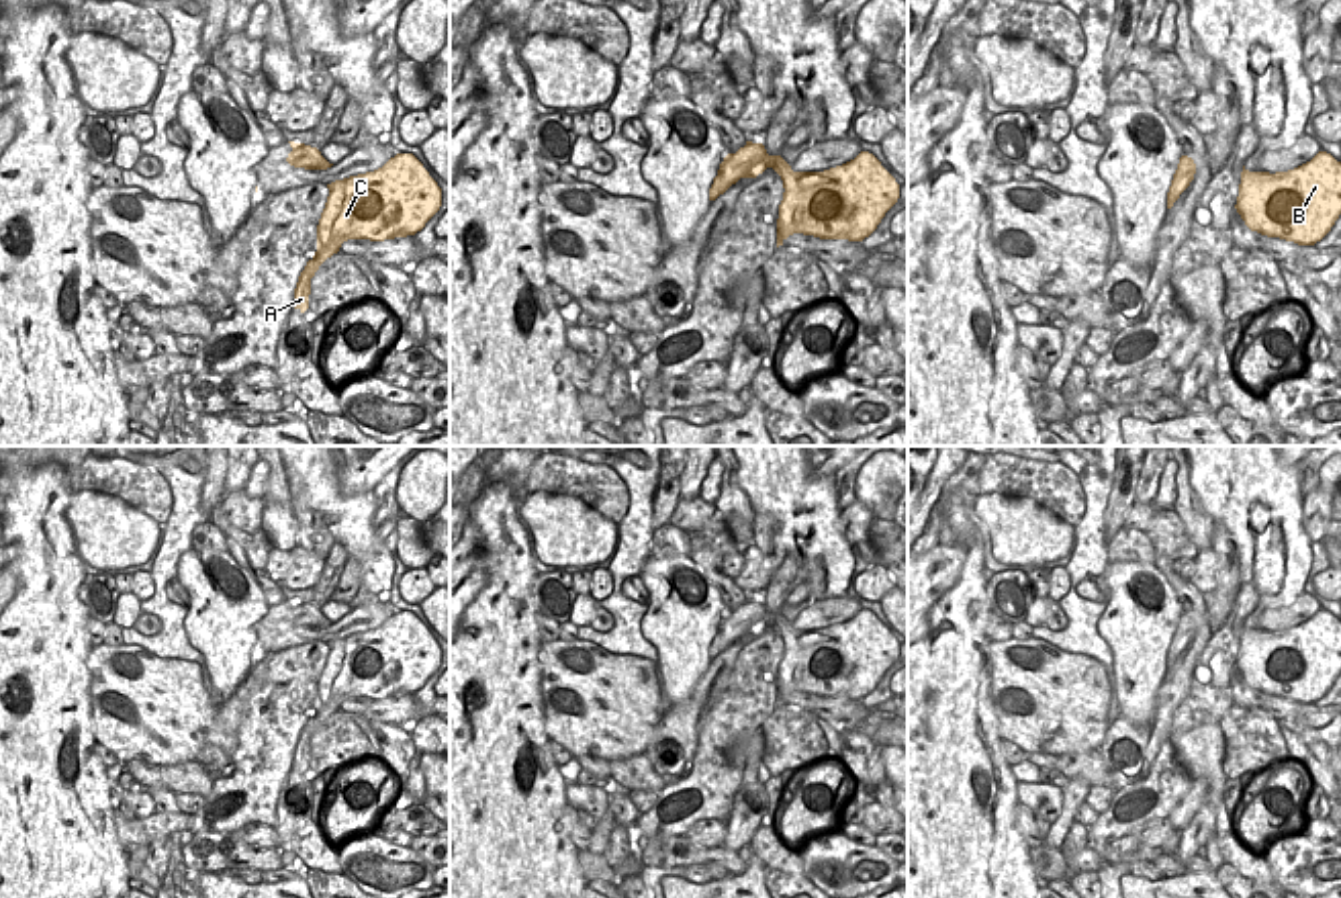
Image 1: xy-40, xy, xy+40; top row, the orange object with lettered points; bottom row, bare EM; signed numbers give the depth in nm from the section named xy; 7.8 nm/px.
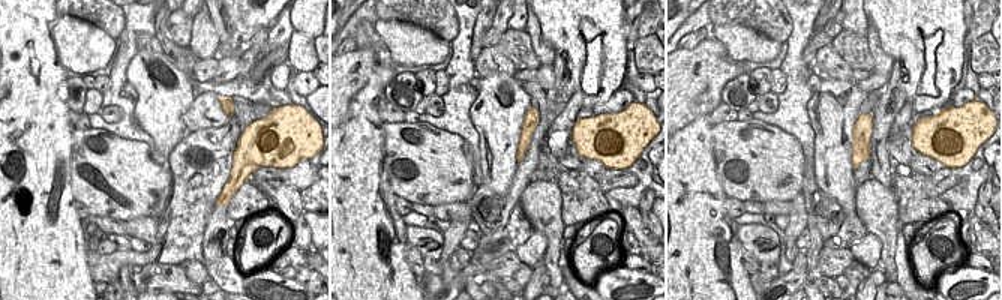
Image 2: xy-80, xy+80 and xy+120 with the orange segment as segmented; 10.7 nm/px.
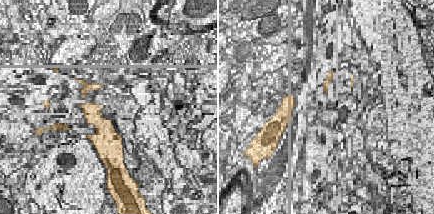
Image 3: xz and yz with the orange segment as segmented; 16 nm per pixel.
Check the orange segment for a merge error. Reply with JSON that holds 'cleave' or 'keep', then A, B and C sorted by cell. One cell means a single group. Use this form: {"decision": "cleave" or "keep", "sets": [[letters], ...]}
{"decision": "keep", "sets": [["A", "B", "C"]]}

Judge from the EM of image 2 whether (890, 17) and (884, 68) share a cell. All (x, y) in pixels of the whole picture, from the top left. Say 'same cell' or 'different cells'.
different cells

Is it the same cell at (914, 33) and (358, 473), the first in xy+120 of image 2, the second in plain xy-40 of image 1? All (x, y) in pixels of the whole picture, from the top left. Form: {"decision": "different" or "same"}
{"decision": "different"}

